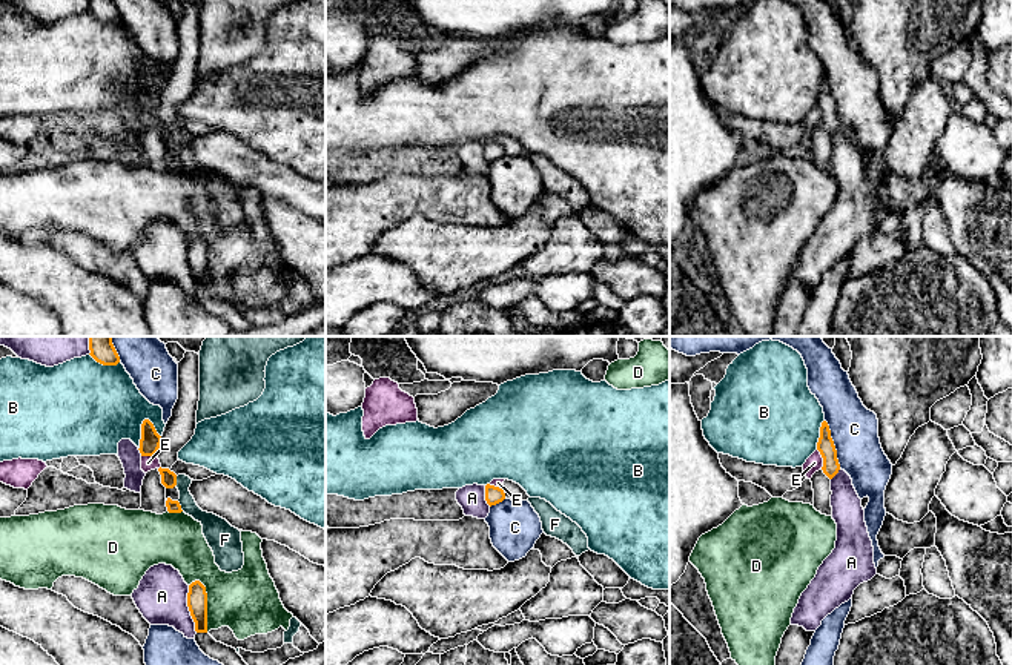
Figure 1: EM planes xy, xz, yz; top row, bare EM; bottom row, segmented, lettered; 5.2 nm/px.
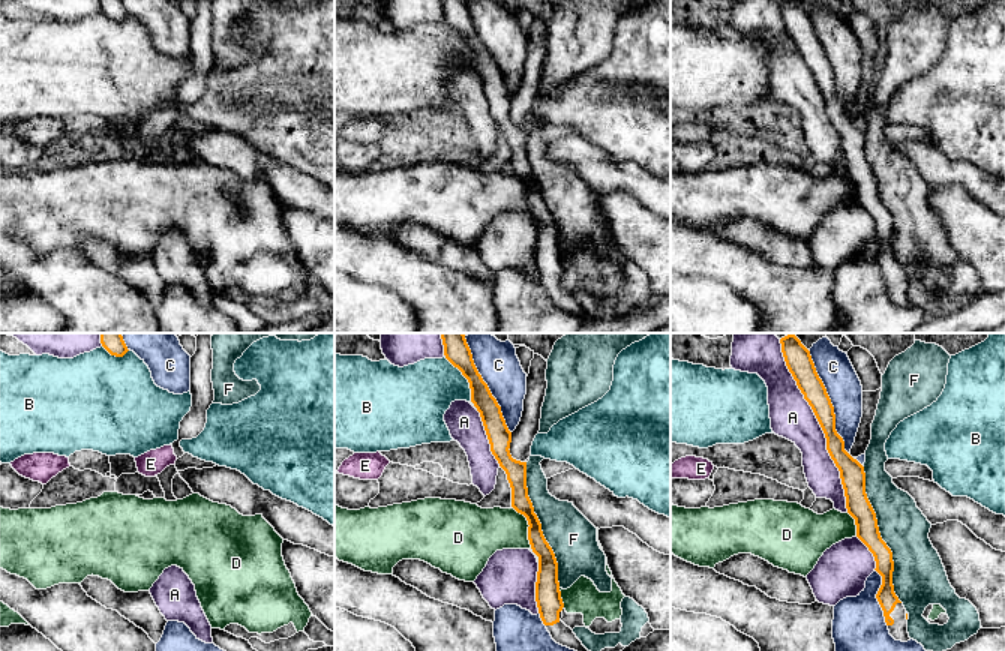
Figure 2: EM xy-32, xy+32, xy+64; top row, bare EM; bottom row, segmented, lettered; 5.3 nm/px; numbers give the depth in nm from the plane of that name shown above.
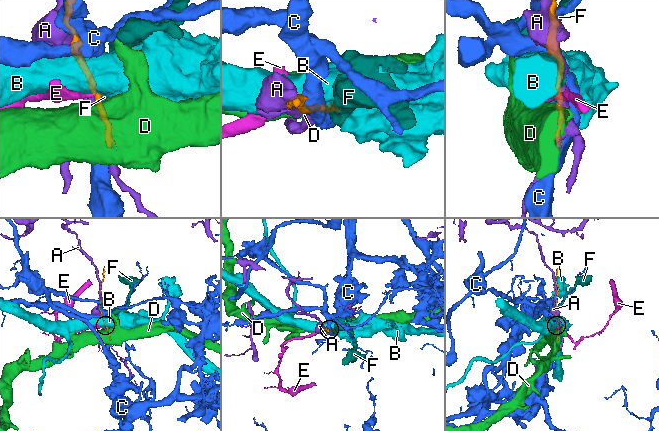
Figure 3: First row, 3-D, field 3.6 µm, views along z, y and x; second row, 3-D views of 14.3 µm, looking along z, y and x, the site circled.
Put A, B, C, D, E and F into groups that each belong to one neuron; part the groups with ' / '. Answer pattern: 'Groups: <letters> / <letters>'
Groups: A / B / C / D / E / F

